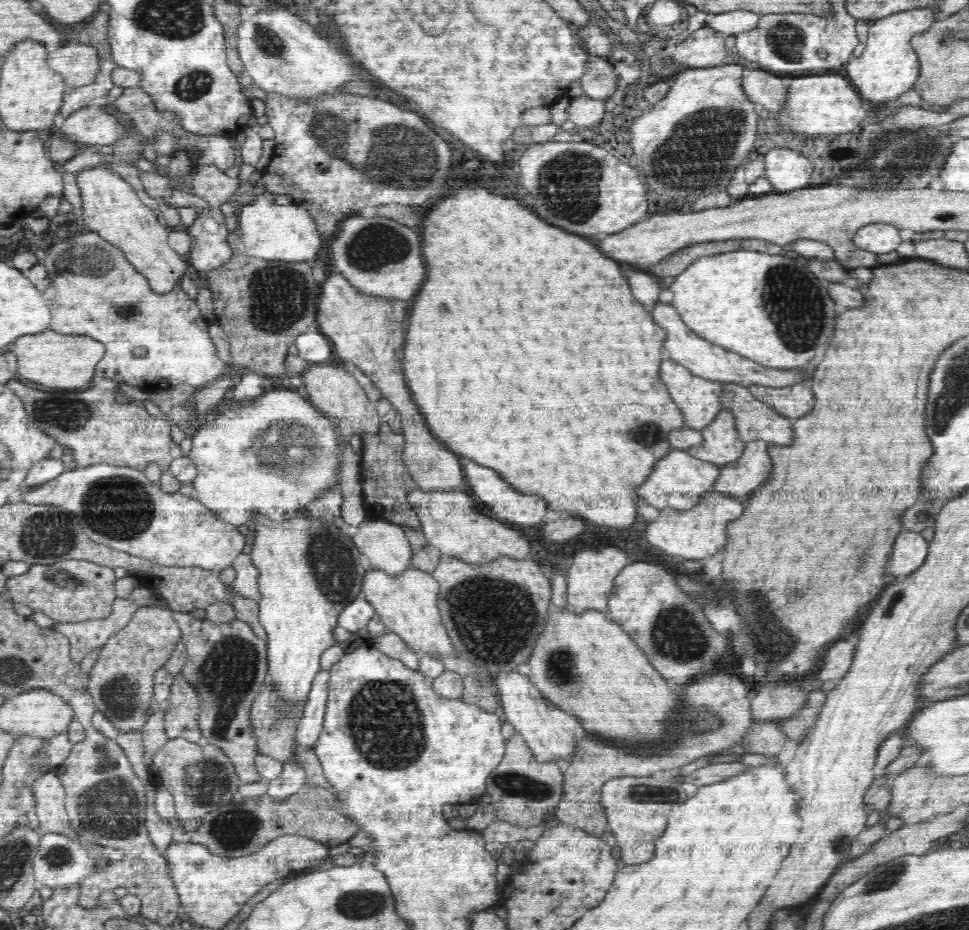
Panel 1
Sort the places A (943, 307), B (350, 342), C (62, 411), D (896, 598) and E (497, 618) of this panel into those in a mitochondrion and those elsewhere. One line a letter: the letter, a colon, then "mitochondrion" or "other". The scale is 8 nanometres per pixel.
A: other
B: other
C: mitochondrion
D: other
E: mitochondrion

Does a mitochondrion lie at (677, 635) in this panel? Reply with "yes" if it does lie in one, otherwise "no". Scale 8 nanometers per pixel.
yes

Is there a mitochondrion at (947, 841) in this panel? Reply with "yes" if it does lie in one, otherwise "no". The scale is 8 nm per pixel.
no

